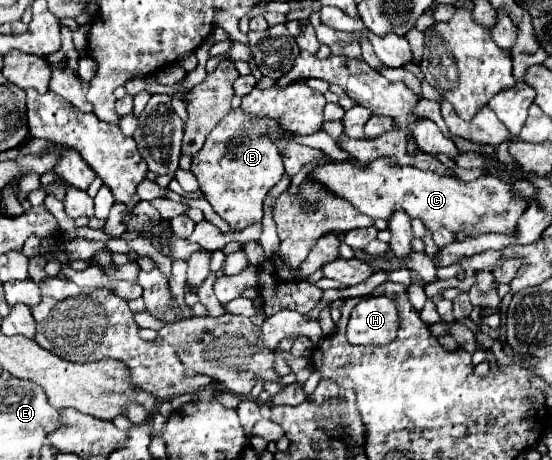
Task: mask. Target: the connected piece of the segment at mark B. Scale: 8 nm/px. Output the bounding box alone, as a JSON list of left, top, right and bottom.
[191,107,295,231]

